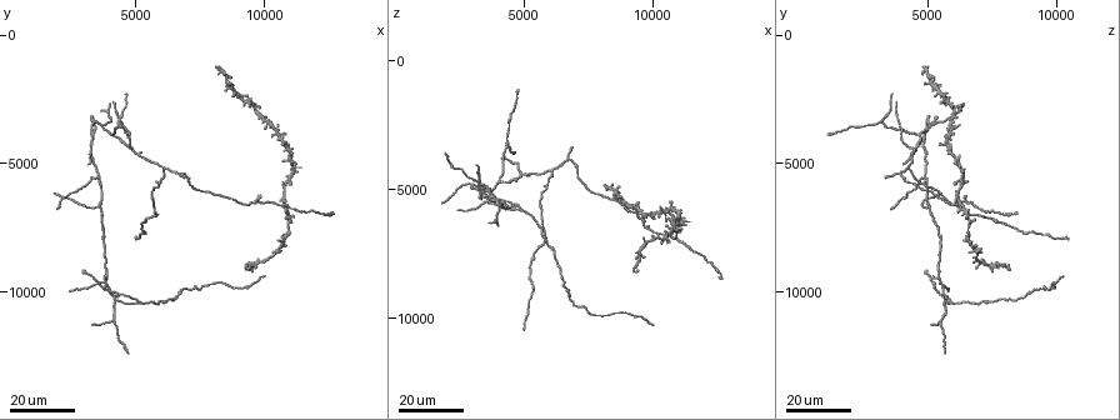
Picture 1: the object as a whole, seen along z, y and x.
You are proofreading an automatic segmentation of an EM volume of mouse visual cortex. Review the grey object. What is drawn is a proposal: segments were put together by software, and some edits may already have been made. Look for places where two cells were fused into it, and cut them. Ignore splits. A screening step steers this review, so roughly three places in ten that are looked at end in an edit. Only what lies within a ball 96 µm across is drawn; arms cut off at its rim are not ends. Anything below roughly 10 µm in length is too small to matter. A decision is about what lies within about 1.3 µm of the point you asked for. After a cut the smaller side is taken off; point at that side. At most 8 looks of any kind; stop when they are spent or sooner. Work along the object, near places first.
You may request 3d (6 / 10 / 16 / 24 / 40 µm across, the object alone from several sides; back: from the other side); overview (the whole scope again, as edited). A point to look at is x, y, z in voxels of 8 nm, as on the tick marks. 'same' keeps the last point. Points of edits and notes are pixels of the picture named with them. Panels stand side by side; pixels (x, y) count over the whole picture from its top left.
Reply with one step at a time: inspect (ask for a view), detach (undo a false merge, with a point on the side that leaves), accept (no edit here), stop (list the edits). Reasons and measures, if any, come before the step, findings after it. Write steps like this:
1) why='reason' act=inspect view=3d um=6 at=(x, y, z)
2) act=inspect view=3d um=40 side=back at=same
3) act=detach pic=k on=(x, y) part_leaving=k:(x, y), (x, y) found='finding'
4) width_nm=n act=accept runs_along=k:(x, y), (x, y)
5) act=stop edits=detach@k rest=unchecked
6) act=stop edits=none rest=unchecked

why='side arm on a straight run' act=inspect view=3d um=16 at=(5100, 10300, 5900)

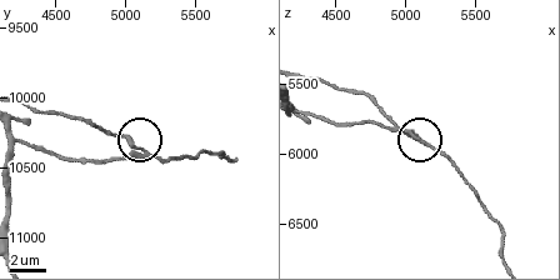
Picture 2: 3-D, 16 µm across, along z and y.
why='zoom in' act=inspect view=3d um=10 at=same

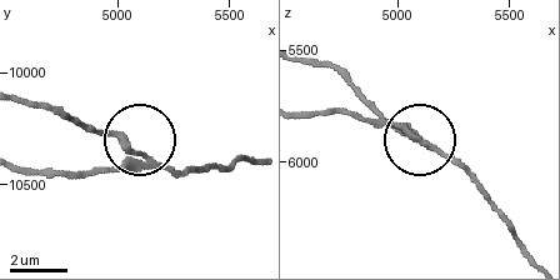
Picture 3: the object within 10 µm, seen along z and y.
arms=3 act=detach pic=3 on=(111, 131) part_leaving=3:(144, 155), (81, 129), (53, 106), (24, 100) found='two cells meet here'

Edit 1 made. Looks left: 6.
act=inspect view=overview

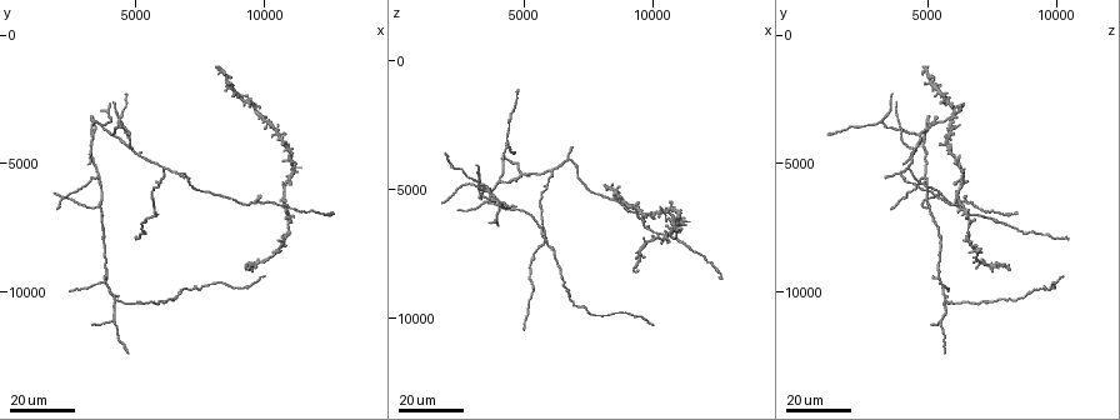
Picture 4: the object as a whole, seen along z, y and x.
why='three-way junction' act=inspect view=3d um=24 at=(4900, 4400, 4600)

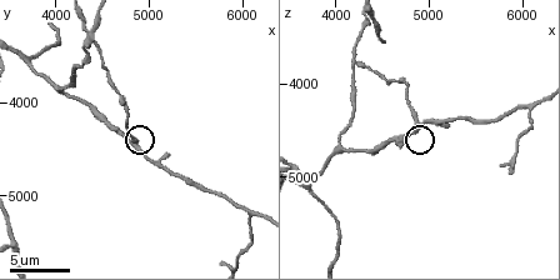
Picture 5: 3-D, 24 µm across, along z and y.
act=inspect view=3d um=6 at=(4850, 4450, 4500)

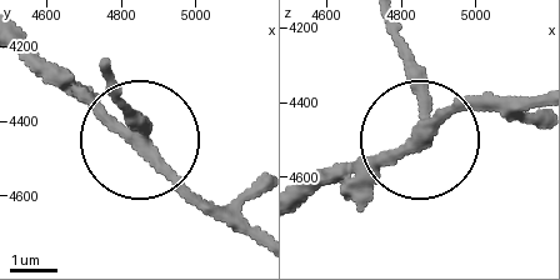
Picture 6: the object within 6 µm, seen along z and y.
width_nm=270 act=accept runs_along=6:(28, 43), (135, 135), (124, 95) found='all the same cell'

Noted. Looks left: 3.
why='sudden change in width' act=inspect view=3d um=24 at=(5900, 5700, 4700)

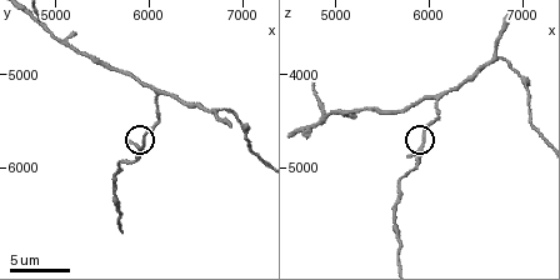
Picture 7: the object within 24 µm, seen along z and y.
act=inspect view=3d um=10 at=(5950, 5800, 4750)

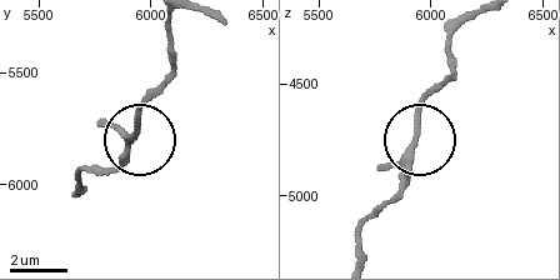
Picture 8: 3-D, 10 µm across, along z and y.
act=accept runs_along=8:(170, 23), (168, 73), (144, 101), (123, 164) found='continuous, no second cell'

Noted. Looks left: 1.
act=stop edits=detach@3 rest=unchecked

